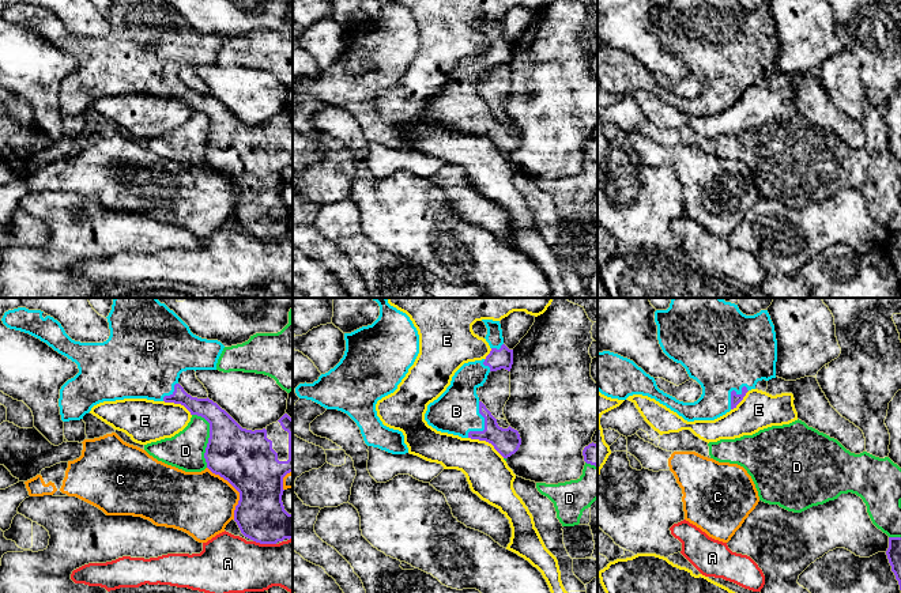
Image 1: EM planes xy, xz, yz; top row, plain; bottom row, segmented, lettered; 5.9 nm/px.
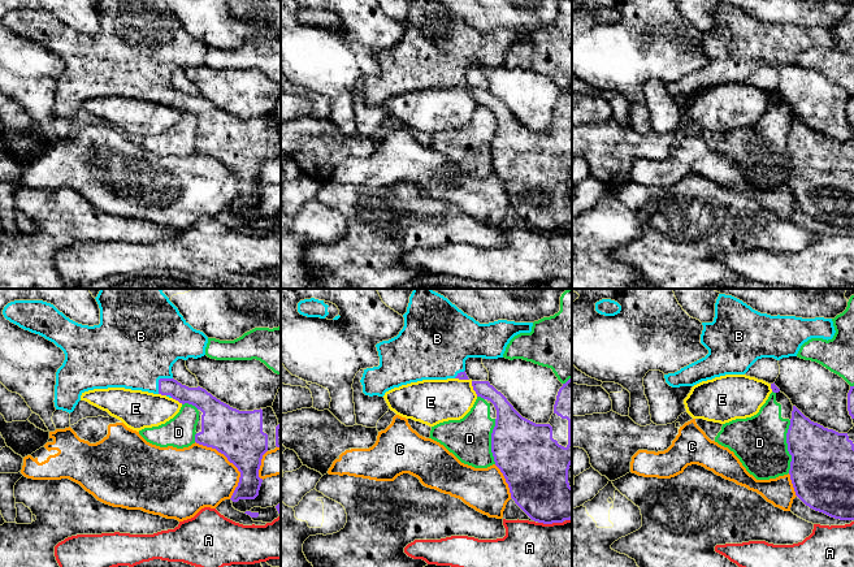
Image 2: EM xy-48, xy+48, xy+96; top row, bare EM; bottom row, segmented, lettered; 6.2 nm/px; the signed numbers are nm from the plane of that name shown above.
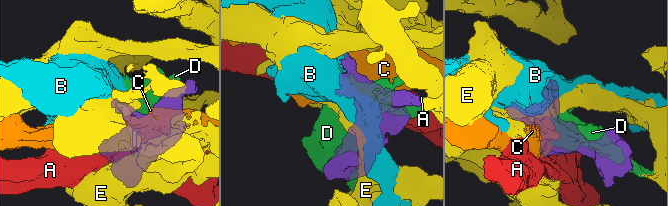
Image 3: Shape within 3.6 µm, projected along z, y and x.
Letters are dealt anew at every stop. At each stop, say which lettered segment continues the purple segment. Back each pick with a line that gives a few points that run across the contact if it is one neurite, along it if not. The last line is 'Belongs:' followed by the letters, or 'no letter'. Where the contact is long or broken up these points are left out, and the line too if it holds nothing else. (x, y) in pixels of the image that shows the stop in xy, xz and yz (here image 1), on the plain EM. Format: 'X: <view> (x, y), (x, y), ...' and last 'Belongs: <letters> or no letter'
Belongs: B

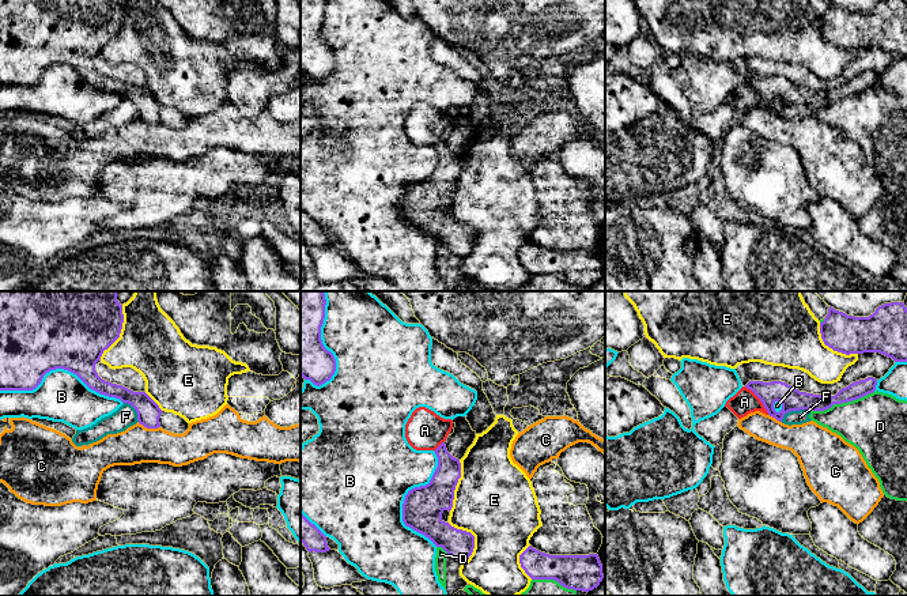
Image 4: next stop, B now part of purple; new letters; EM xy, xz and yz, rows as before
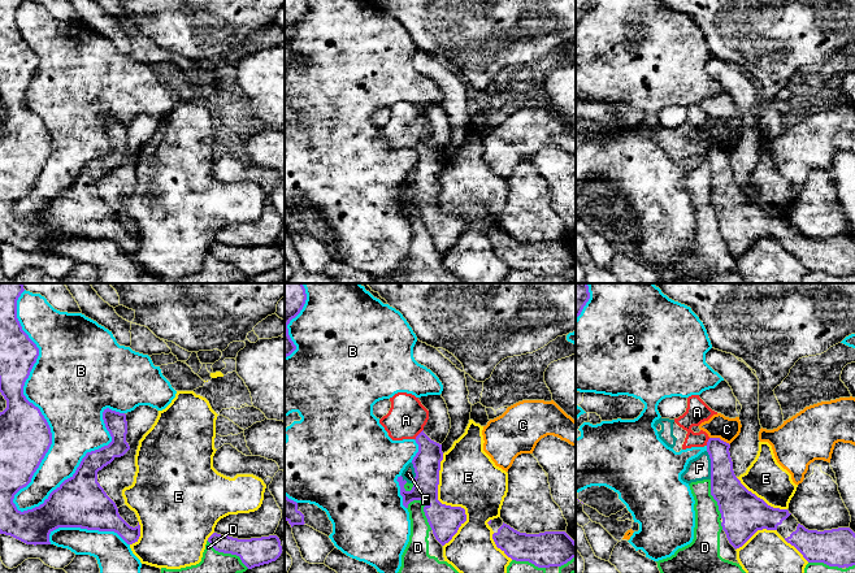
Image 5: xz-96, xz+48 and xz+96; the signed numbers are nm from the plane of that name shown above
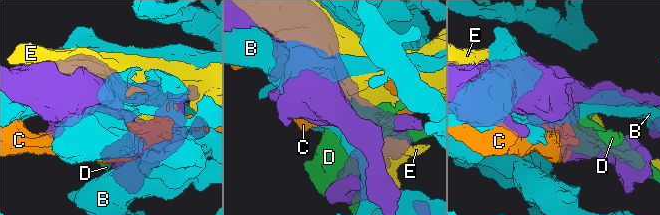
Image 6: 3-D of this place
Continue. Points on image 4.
Belongs: no letter

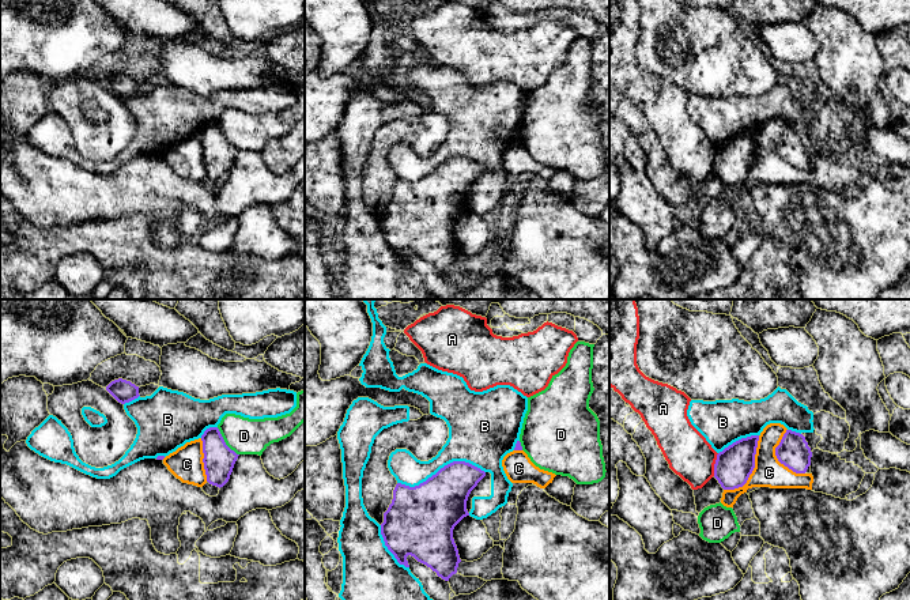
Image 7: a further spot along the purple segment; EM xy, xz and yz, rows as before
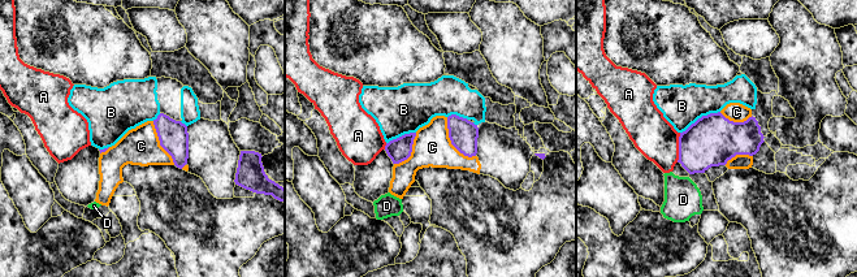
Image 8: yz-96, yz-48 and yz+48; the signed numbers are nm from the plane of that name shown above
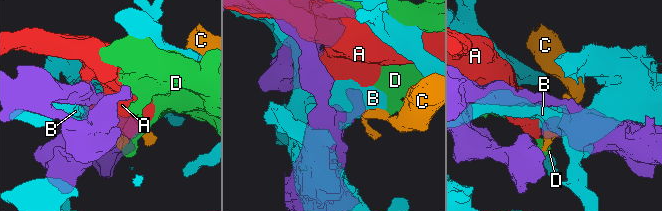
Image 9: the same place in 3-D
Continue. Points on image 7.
Belongs: no letter

